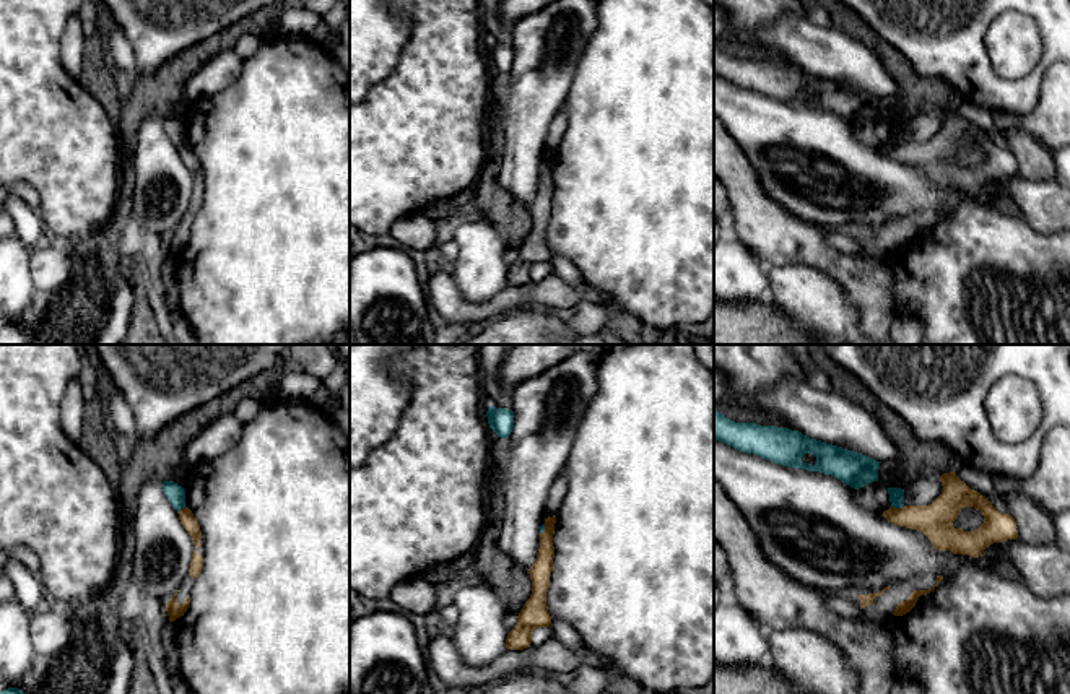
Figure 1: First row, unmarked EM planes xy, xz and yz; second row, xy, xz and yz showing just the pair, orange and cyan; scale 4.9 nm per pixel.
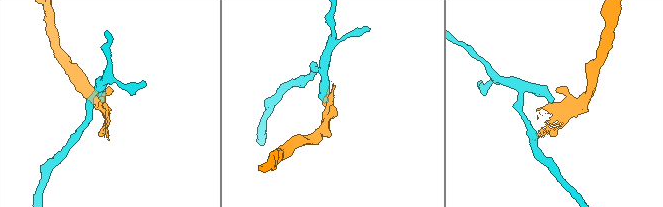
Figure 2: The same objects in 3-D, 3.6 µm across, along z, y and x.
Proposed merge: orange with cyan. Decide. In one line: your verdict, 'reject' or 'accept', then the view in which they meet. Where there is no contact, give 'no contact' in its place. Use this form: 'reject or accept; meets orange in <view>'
reject; meets orange in yz

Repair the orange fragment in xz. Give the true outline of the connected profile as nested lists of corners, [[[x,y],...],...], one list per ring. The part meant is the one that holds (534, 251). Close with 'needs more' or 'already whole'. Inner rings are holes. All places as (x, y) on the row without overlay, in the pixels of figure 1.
[[[556,151],[545,154],[545,167],[540,169],[540,184],[533,202],[528,205],[532,216],[532,231],[517,252],[515,263],[507,268],[506,284],[524,286],[532,280],[532,270],[537,263],[550,263],[551,252],[546,242],[546,228],[553,208],[553,171]]]; already whole

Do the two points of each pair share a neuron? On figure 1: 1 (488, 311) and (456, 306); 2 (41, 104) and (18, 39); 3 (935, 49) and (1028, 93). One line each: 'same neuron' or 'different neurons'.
1: same neuron
2: same neuron
3: same neuron

